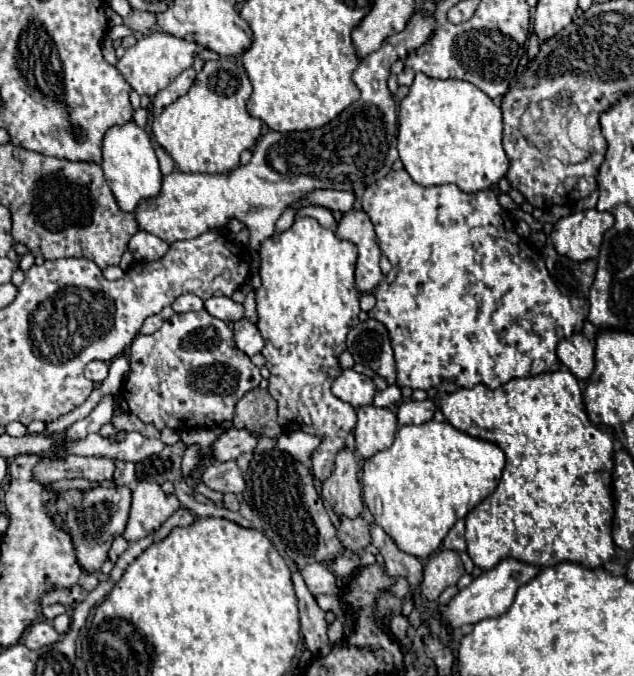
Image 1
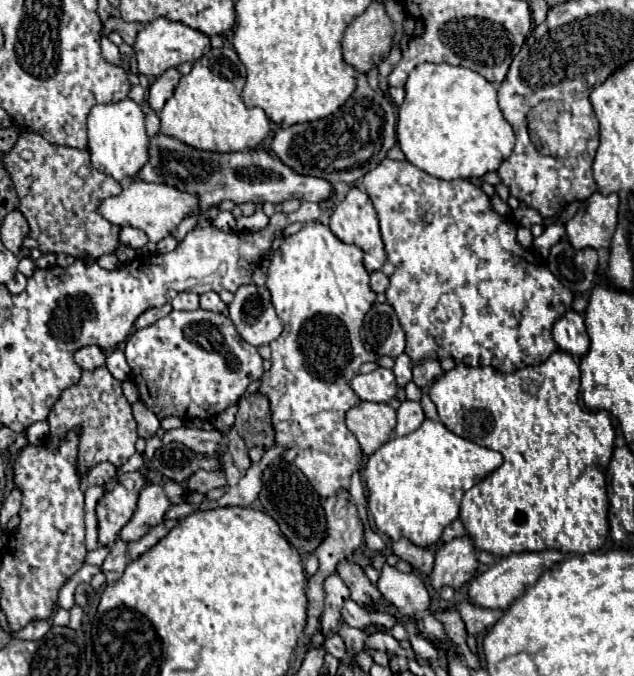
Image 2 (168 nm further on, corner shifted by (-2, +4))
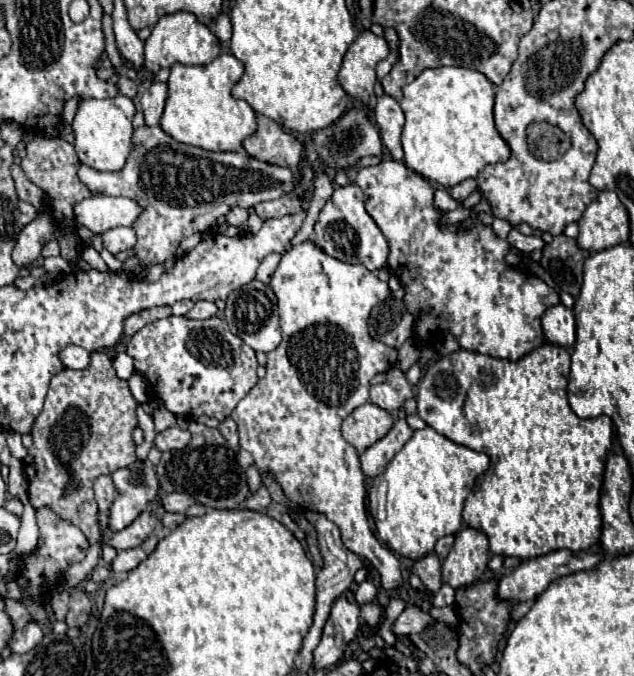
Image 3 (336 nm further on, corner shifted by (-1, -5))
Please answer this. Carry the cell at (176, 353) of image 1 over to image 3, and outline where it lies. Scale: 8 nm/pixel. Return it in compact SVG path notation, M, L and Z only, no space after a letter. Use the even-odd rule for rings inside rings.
M171 315L155 321L131 337L127 355L133 357L135 371L147 379L153 397L175 417L197 419L205 415L223 421L257 383L255 351L233 335L225 319L219 317L193 321Z

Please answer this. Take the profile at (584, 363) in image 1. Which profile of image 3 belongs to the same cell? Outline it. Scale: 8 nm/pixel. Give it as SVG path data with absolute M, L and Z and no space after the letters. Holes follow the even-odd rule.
M555 305L547 309L541 319L545 339L553 345L571 349L575 345L575 315L571 309L563 305Z

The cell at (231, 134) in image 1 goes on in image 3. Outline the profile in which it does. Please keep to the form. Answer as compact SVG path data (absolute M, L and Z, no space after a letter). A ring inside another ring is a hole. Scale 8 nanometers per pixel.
M221 53L209 65L173 65L169 75L169 97L161 117L161 129L175 141L207 151L239 151L243 141L257 131L257 117L245 101L231 97L233 85L243 75L243 63L231 53Z

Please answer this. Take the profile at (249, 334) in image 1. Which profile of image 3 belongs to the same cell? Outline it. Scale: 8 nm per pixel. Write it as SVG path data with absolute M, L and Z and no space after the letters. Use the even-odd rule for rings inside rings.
M253 279L251 283L243 285L235 293L227 297L227 307L225 307L225 321L237 337L243 339L253 351L263 351L269 353L281 343L281 329L279 329L279 315L277 315L277 299L271 291L269 285L263 285L261 281Z

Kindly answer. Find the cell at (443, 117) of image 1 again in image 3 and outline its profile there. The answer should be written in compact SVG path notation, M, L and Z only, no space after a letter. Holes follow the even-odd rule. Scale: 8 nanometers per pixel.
M463 67L425 69L413 83L403 87L401 109L405 113L405 125L401 133L401 143L405 151L405 165L433 183L453 187L469 177L477 177L489 163L507 161L511 149L495 127L493 99L495 99L495 87L487 81L487 77L475 73L473 69Z

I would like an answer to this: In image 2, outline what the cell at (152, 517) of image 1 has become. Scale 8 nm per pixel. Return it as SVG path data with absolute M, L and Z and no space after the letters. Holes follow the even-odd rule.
M150 484L140 492L138 508L130 522L120 530L120 538L124 542L140 540L150 528L158 526L164 520L164 514L170 508L170 500L160 484Z

